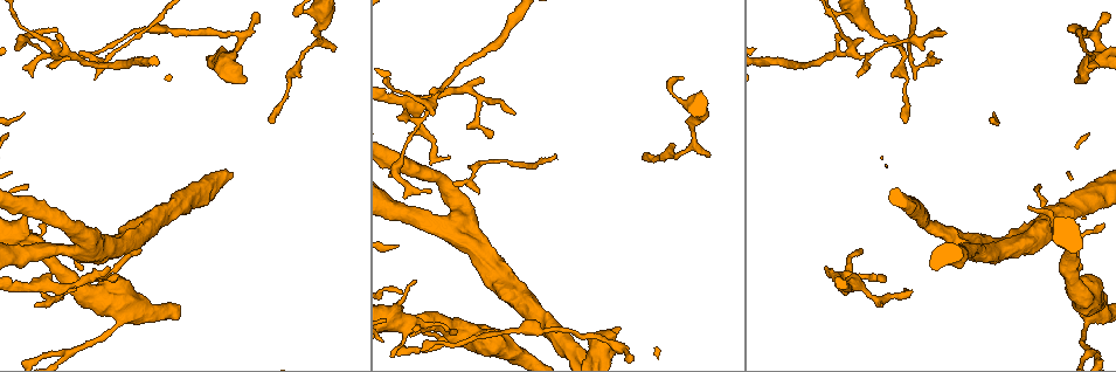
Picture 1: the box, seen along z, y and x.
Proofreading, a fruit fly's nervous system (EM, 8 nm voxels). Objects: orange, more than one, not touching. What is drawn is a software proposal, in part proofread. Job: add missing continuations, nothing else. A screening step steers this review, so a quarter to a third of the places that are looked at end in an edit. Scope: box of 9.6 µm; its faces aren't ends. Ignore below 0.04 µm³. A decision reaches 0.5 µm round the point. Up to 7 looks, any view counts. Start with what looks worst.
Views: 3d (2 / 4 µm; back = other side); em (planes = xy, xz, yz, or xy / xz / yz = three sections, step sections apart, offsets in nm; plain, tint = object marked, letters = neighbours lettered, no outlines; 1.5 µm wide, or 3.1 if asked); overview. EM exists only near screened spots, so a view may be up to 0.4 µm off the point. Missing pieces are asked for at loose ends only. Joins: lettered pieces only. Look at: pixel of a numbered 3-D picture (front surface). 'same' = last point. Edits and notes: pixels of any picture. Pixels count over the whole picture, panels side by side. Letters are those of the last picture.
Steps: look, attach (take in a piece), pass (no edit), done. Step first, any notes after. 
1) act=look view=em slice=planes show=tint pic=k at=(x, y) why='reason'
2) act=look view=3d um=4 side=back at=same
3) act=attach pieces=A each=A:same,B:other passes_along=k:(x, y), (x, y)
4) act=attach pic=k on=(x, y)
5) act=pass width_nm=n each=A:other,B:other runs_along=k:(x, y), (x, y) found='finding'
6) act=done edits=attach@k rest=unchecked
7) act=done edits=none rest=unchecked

act=look view=em slice=planes show=tint pic=1 at=(903, 289) why='free end'

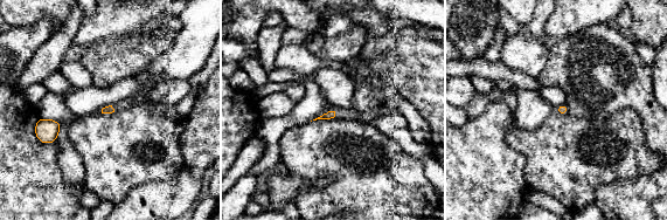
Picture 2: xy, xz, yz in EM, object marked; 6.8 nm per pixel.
act=look view=em slice=planes show=letters at=same

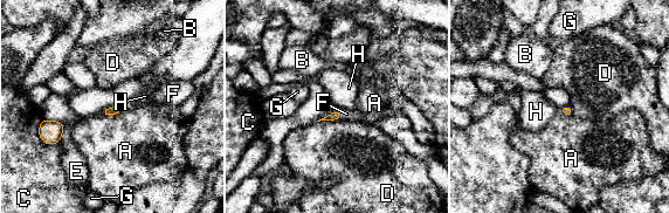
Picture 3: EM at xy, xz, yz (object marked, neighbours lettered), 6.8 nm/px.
act=pass each=A:other,B:other,C:other,D:other,E:other,F:other,G:other,H:other border=3:(338, 109), (340, 118) found='no lettered piece goes on from it'

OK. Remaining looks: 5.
act=look view=em slice=planes show=plain pic=1 at=(139, 251) why='an open end'

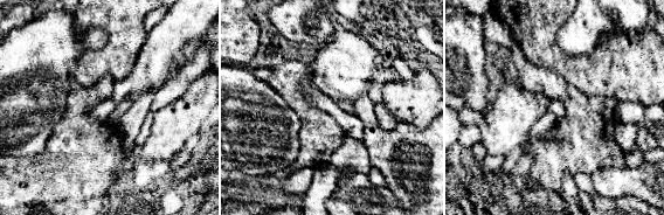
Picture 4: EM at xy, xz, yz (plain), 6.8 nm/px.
act=look view=em slice=planes show=letters at=same why='what lies round it'

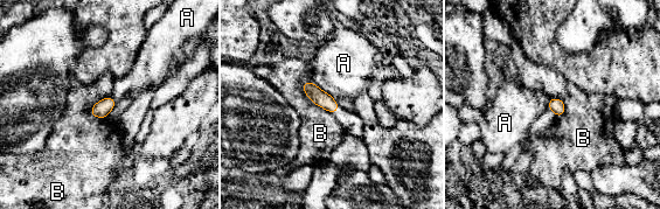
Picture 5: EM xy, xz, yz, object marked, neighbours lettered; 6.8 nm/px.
act=pass longest_contact=B:300nm each=A:other,B:other border=5:(304, 81), (304, 92), (332, 115) found='no lettered piece goes on from it'

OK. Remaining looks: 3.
act=look view=3d um=4 pic=1 at=(57, 30)

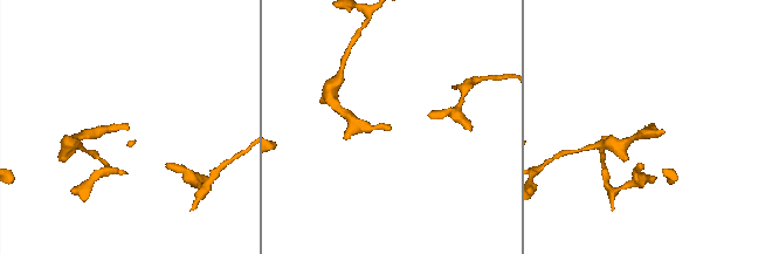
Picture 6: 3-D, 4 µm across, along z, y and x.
act=look view=em slice=planes show=letters pic=6 at=(128, 123) why='shape alone is not enough'

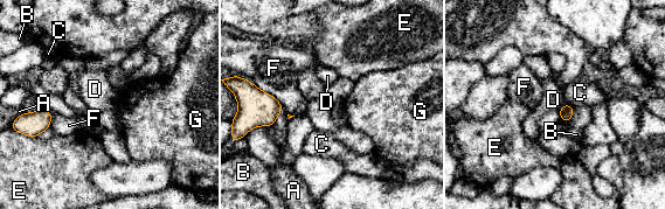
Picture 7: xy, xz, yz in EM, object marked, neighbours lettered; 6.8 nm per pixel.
act=pass width_nm=90 each=A:other,B:other,C:other,D:other,E:other,F:other,G:other border=7:(565, 103), (558, 110) found='no lettered piece goes on from it'

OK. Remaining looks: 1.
act=done edits=none rest=unchecked

